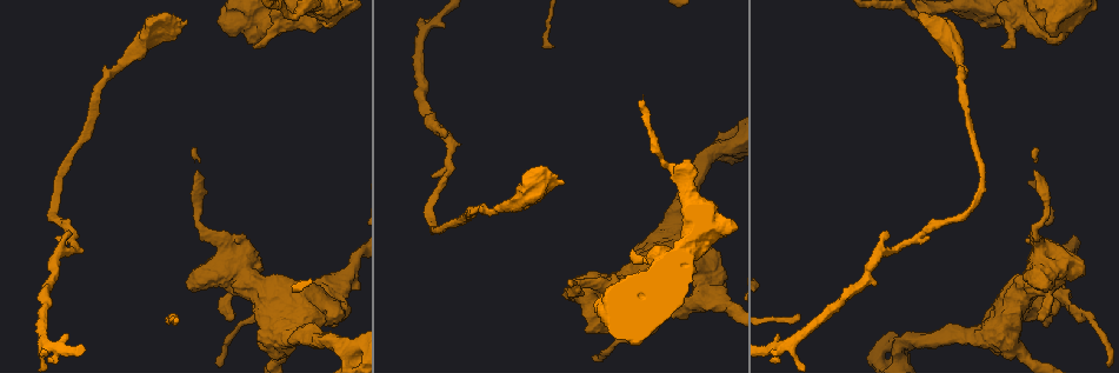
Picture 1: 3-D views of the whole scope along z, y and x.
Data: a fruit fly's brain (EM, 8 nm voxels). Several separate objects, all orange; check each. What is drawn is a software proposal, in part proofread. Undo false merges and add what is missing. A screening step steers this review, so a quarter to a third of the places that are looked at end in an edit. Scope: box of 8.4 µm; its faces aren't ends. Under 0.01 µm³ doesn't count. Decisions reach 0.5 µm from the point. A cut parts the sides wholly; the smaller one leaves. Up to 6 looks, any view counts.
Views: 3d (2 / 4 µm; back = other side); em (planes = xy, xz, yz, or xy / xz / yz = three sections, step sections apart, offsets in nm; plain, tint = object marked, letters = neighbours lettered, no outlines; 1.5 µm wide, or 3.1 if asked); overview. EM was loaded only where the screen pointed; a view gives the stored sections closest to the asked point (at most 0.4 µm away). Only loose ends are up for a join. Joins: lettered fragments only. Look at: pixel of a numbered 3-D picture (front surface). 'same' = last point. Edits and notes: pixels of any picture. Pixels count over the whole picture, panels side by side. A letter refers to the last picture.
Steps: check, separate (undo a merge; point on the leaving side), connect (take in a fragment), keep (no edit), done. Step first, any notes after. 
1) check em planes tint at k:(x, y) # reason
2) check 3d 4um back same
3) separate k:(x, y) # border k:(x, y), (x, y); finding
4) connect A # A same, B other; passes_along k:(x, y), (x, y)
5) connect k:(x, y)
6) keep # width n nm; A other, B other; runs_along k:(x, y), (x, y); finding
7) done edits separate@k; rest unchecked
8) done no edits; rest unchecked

check 3d 2um at 1:(255, 44) # an open end

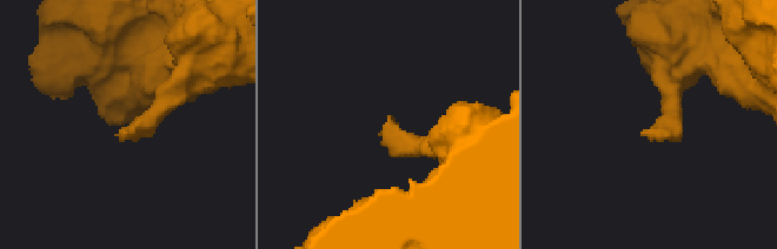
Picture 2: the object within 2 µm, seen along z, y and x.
check em xy step 4 letters at 2:(644, 130) # need the tissue

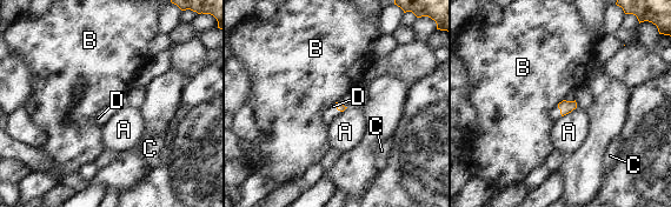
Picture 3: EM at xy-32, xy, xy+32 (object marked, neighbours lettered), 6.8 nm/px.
connect D # A other, B other, C other, D same; passes_along 3:(565, 107), (560, 111), (555, 113); the neuron continues

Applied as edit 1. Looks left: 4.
check overview # see it whole again

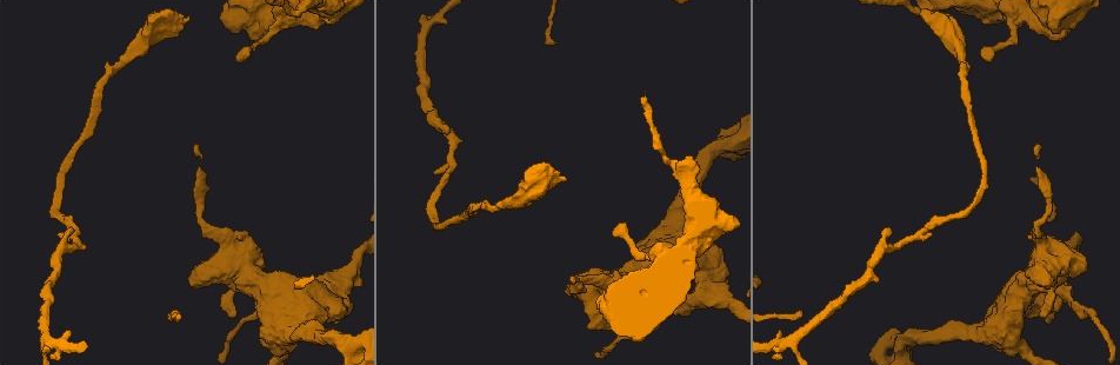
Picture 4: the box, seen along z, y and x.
check em planes letters at 4:(235, 280)

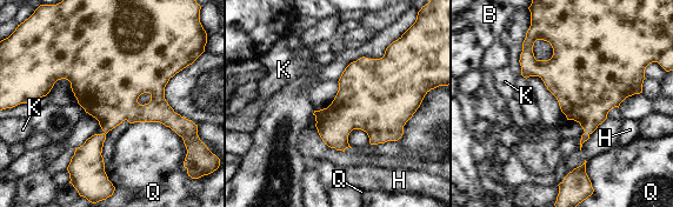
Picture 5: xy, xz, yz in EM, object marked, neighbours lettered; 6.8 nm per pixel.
keep # longest_contact Q 340 nm; B other, H other, K other, Q other; border 5:(131, 122), (161, 122), (178, 135); continuous, no second neuron

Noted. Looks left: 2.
done edits connect@3; rest unchecked

